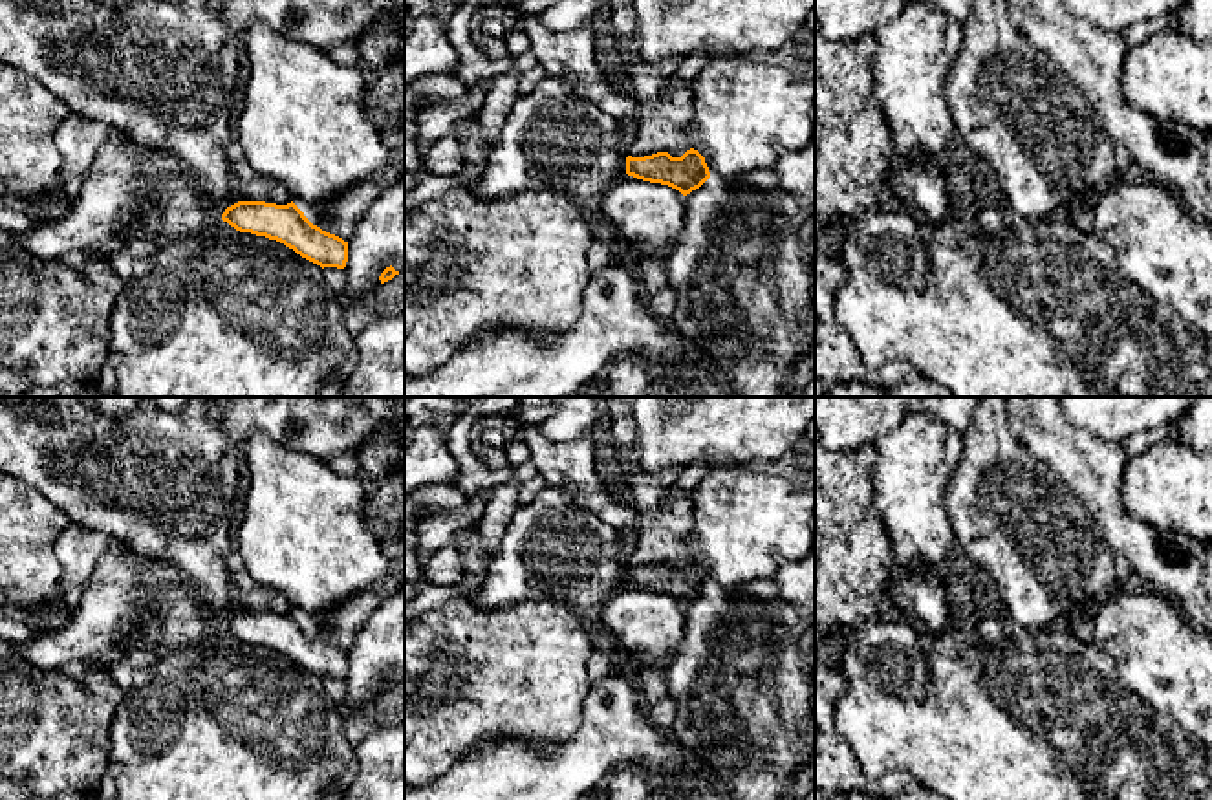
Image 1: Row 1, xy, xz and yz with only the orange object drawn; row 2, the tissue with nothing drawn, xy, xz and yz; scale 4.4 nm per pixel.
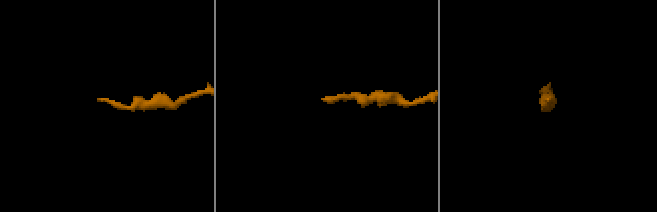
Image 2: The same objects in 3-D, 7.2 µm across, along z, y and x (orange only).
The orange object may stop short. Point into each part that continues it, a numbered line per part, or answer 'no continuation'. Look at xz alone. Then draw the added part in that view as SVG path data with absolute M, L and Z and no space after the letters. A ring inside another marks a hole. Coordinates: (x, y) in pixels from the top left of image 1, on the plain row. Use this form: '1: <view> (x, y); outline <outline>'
1: xz (555, 550); outline M546 485L531 503L518 505L478 591L469 599L480 611L533 599L551 599L571 610L588 610L604 604L628 586L626 568L619 531L595 513L575 505L568 491Z

